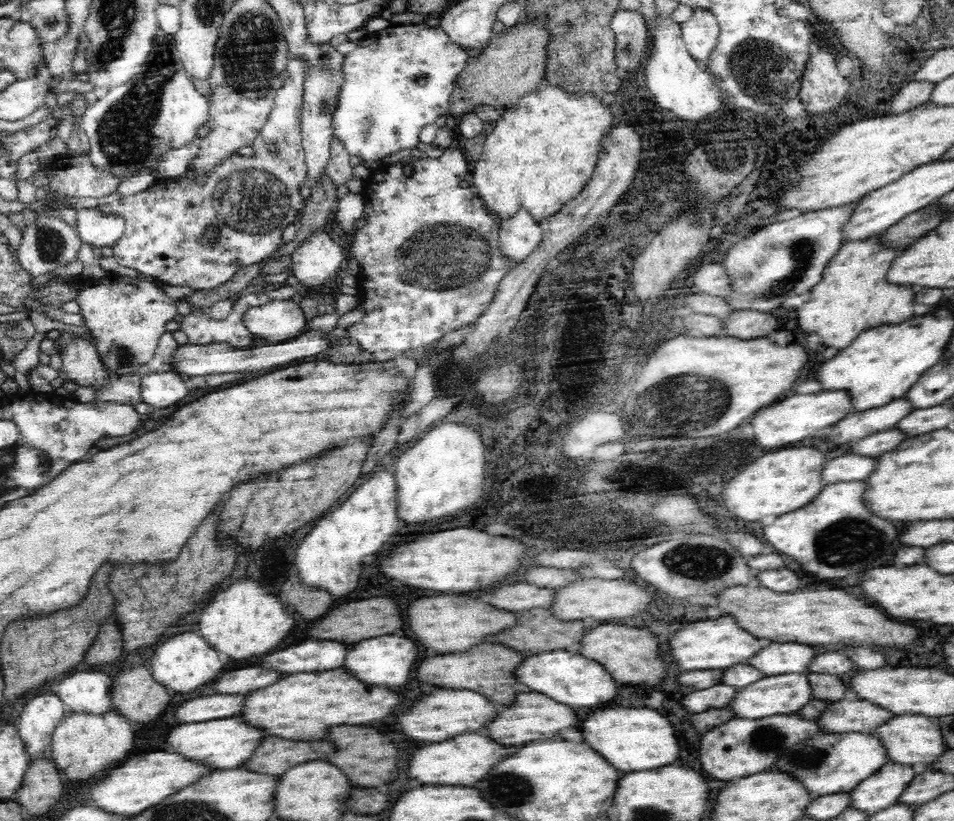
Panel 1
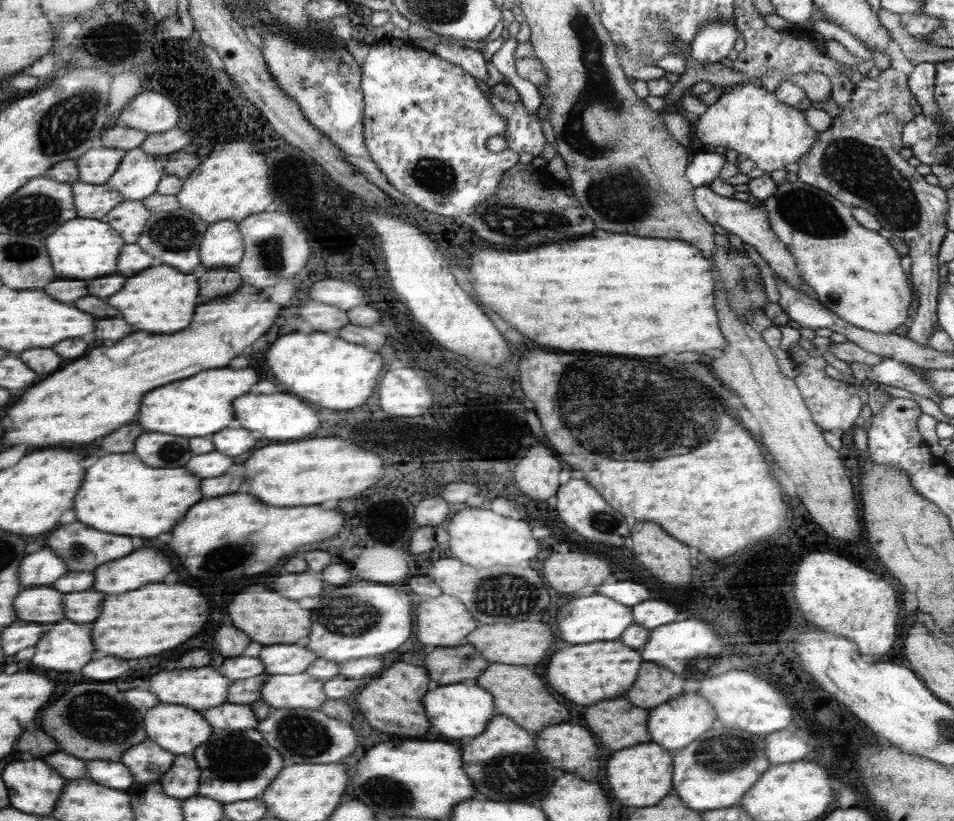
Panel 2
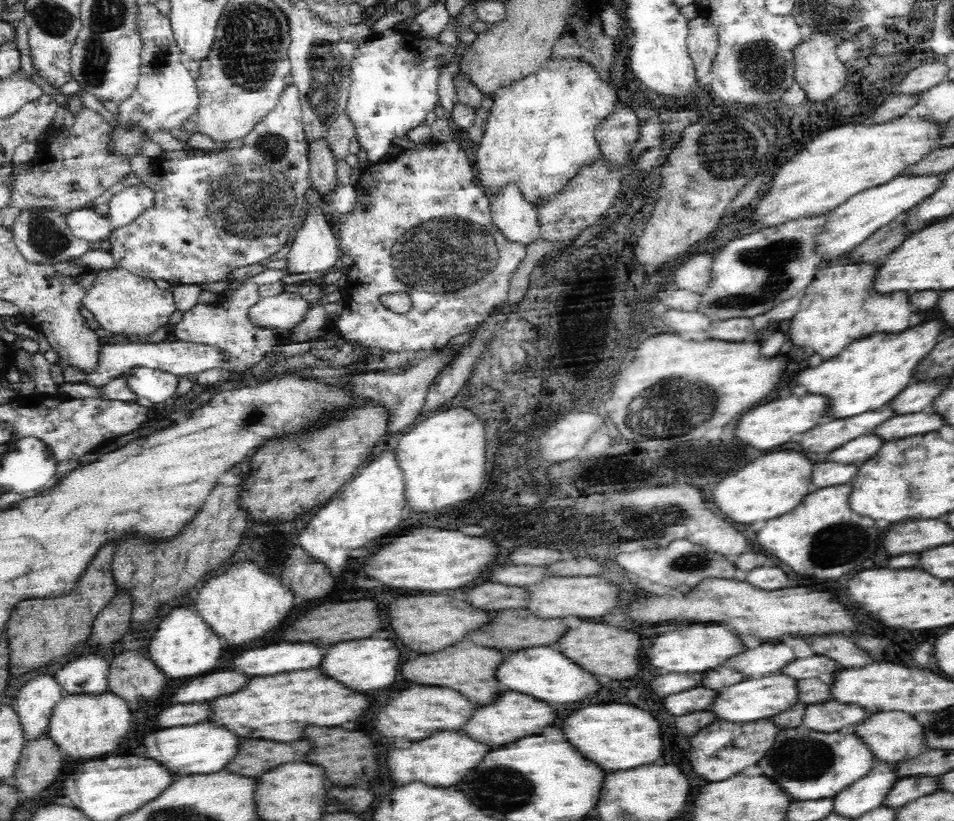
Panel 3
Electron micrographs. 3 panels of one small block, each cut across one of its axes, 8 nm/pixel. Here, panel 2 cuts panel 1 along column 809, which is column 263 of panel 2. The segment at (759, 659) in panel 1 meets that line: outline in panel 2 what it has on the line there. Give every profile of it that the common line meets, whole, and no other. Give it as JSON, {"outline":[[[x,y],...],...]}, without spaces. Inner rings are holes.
{"outline":[[[272,644],[262,646],[258,658],[262,660],[266,674],[302,674],[308,670],[316,654],[296,644]]]}

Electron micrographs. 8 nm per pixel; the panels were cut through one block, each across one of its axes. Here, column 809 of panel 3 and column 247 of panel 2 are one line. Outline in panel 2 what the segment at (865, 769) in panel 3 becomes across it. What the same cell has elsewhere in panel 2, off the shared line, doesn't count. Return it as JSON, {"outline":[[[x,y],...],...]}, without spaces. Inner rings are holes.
{"outline":[[[255,728],[214,729],[211,738],[196,747],[191,756],[200,768],[198,795],[214,798],[224,805],[239,800],[261,798],[284,768],[283,756],[280,756],[280,752],[272,748]]]}

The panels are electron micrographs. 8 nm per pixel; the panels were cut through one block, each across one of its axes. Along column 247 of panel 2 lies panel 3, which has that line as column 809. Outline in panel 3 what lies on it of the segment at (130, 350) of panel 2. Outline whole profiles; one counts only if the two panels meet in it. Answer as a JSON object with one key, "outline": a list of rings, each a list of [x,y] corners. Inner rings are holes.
{"outline":[[[838,256],[836,262],[828,261],[828,266],[815,274],[815,279],[800,295],[801,303],[798,311],[786,323],[790,326],[792,344],[798,348],[810,348],[820,354],[822,360],[838,356],[842,348],[850,342],[868,338],[878,332],[900,334],[908,328],[910,320],[910,302],[904,292],[896,292],[894,296],[870,296],[866,288],[870,288],[870,276],[874,276],[875,264],[851,262],[847,256]]]}

